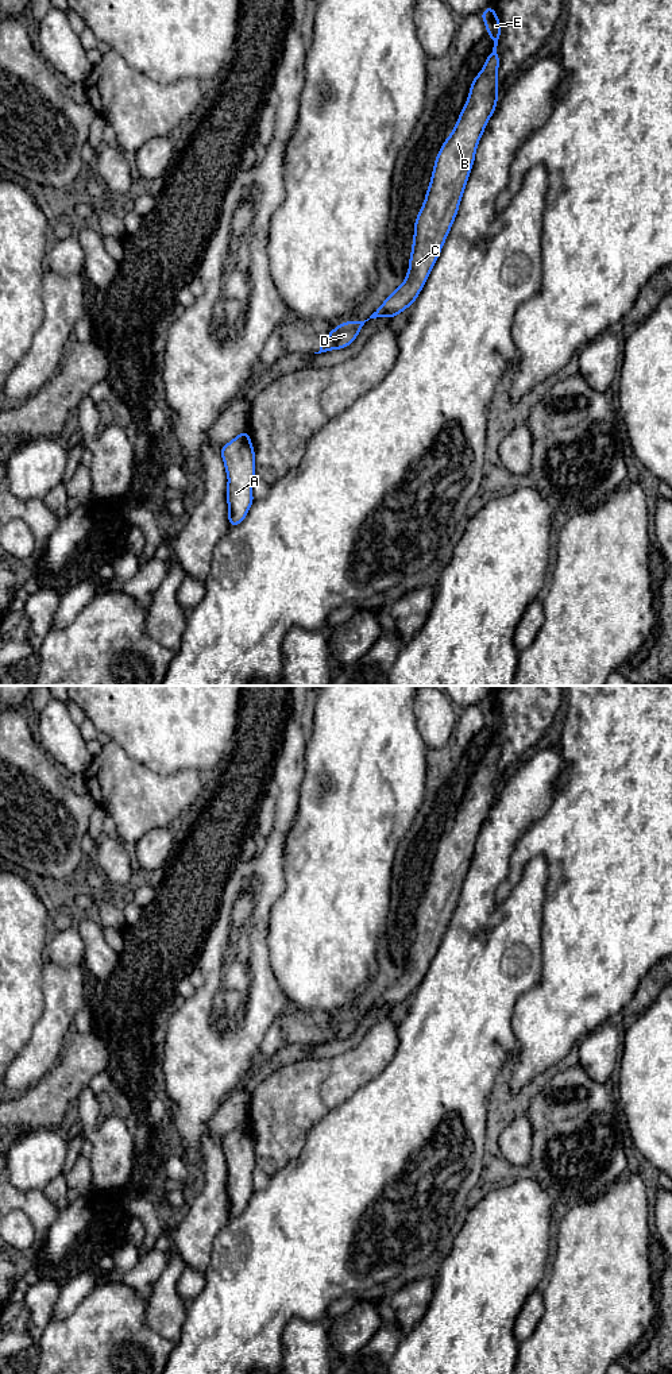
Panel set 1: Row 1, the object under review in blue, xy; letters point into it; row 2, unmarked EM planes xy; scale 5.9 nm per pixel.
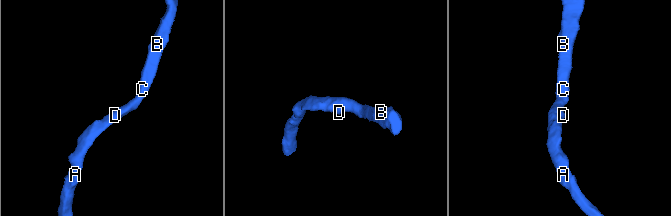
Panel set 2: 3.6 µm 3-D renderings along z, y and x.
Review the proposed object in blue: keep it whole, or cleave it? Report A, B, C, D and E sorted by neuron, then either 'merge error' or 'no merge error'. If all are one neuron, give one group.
groups A B C D E; no merge error

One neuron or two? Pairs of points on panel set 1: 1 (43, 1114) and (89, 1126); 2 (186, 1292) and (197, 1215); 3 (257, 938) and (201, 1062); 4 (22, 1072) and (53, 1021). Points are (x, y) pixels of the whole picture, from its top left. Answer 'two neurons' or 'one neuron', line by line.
1: two neurons
2: two neurons
3: one neuron
4: one neuron

